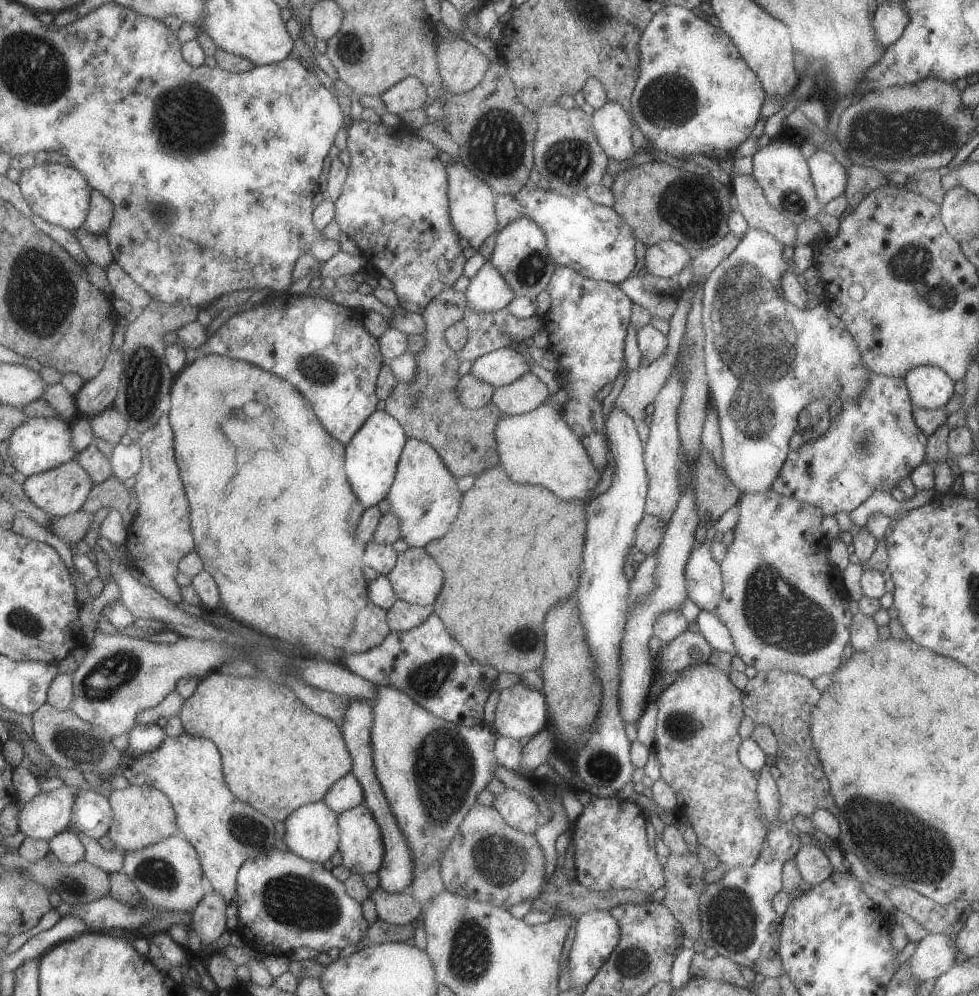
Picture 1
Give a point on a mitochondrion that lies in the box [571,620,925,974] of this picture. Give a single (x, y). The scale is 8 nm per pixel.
(733, 921)

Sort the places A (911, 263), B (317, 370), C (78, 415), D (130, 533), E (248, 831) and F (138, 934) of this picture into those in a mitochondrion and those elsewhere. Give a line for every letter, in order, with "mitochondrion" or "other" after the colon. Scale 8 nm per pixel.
A: mitochondrion
B: mitochondrion
C: other
D: other
E: mitochondrion
F: other

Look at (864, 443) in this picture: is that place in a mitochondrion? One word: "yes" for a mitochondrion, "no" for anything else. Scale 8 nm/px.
yes

